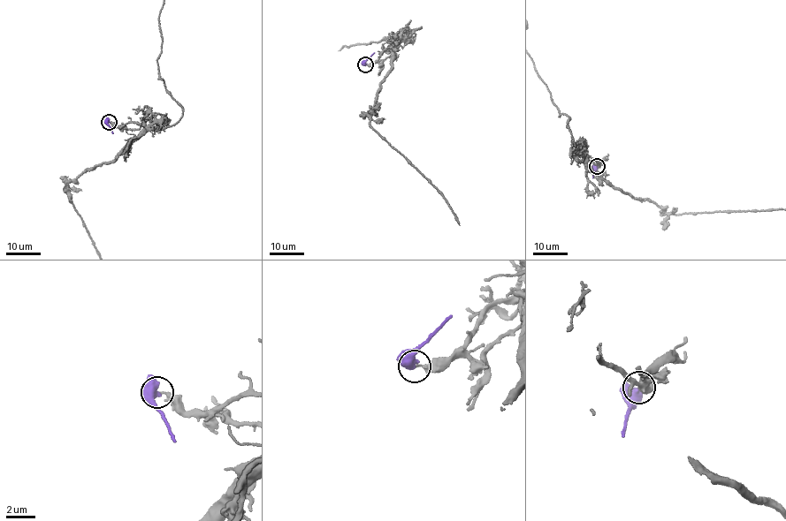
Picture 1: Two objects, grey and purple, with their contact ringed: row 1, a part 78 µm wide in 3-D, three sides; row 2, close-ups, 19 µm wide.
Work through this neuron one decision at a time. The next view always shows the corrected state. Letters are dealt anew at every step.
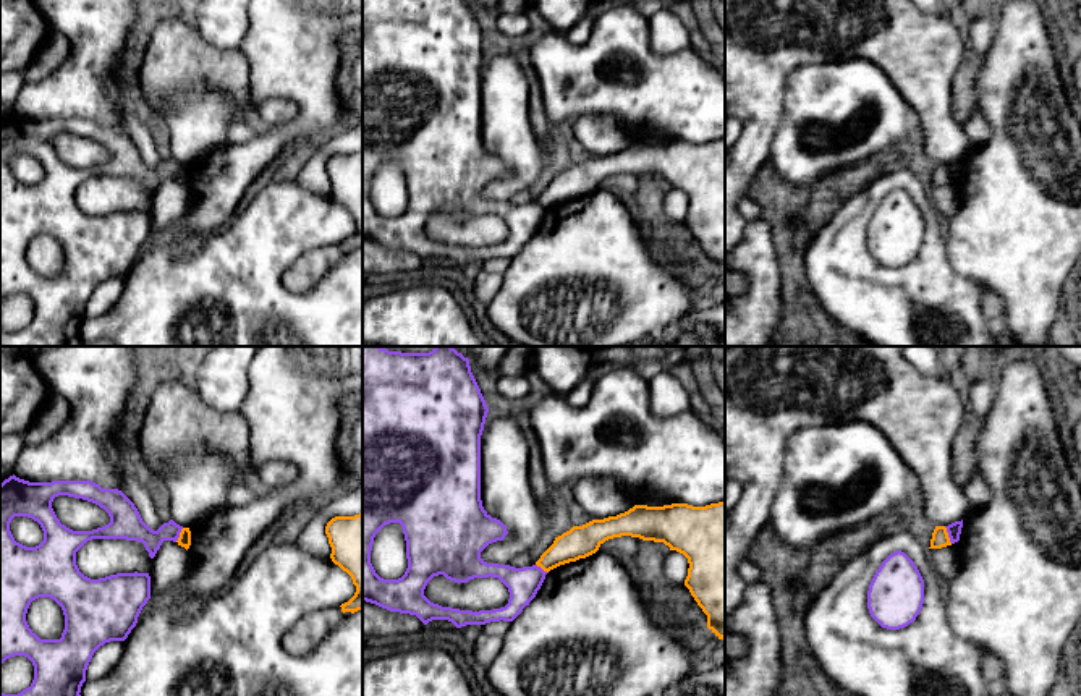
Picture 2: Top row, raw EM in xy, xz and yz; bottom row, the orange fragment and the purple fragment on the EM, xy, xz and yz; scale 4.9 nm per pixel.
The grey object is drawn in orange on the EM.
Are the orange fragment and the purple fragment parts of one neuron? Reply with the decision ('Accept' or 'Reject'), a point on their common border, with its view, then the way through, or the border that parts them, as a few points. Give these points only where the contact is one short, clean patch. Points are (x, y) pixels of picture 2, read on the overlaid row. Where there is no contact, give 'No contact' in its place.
Reject. Touches orange at yz (947, 534). Boundary: yz (944, 526), (952, 543)

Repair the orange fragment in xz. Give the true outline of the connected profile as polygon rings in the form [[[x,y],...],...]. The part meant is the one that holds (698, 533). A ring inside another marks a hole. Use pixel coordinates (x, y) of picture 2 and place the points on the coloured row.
[[[725,502],[706,507],[634,505],[625,513],[592,520],[555,537],[536,562],[544,571],[586,558],[613,537],[663,542],[688,558],[685,586],[707,615],[707,628],[725,638]]]

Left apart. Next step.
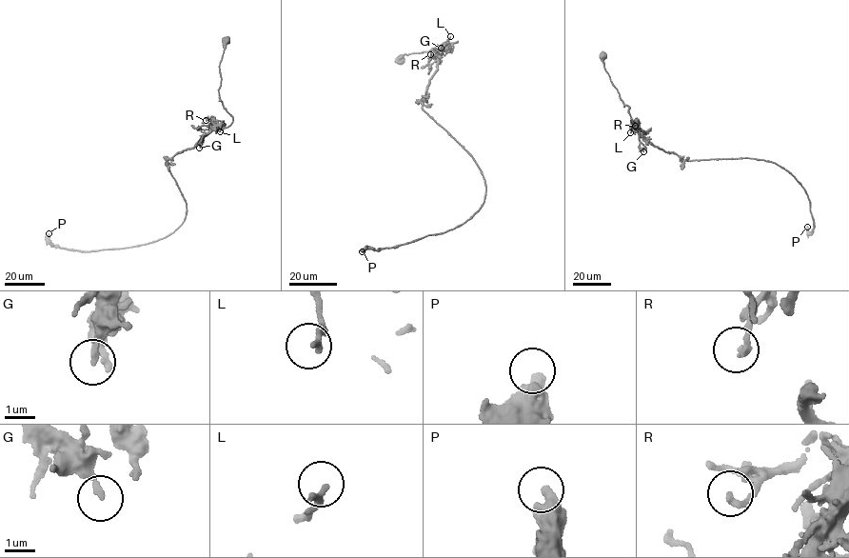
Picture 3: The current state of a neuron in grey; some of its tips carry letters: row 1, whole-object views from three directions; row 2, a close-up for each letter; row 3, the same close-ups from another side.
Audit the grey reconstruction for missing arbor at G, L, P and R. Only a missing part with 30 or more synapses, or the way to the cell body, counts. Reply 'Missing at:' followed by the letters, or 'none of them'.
Missing at: none of them

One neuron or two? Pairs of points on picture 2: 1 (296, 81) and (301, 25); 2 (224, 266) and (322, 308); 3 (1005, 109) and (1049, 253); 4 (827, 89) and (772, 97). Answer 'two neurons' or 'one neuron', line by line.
1: one neuron
2: one neuron
3: one neuron
4: two neurons

